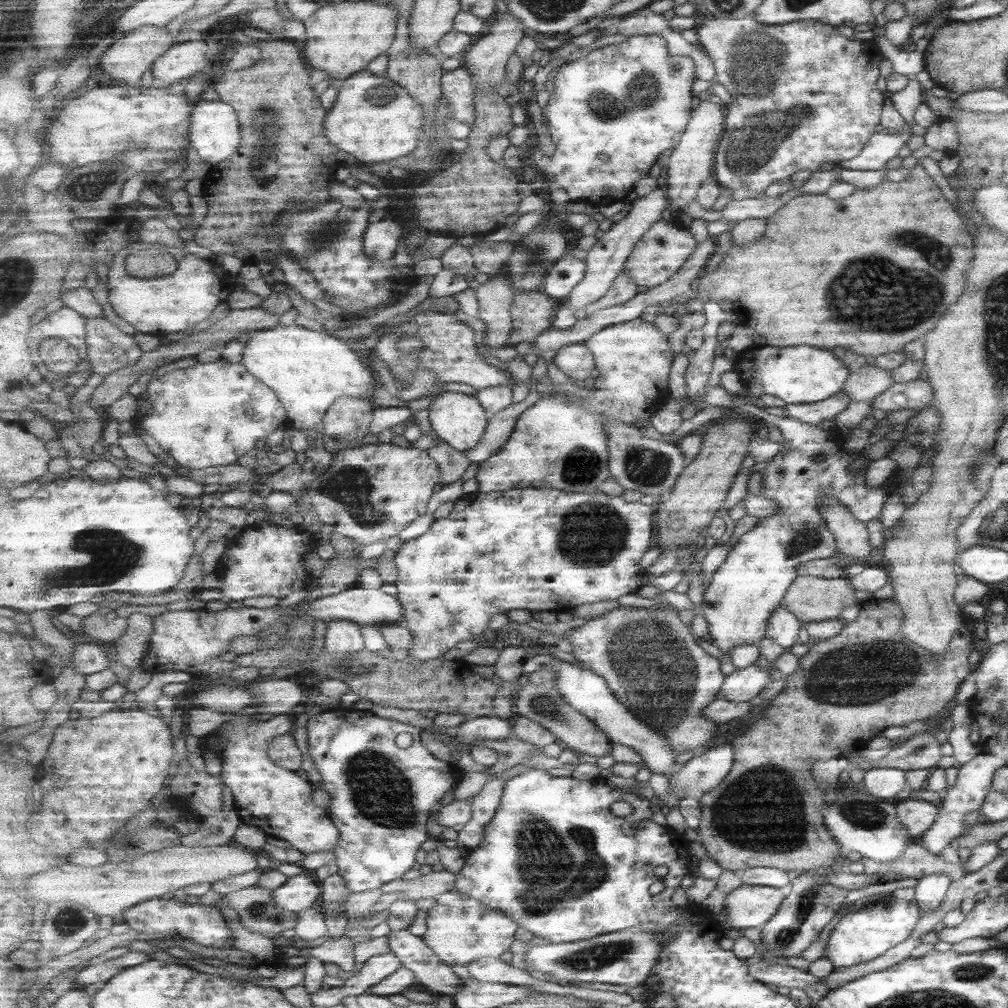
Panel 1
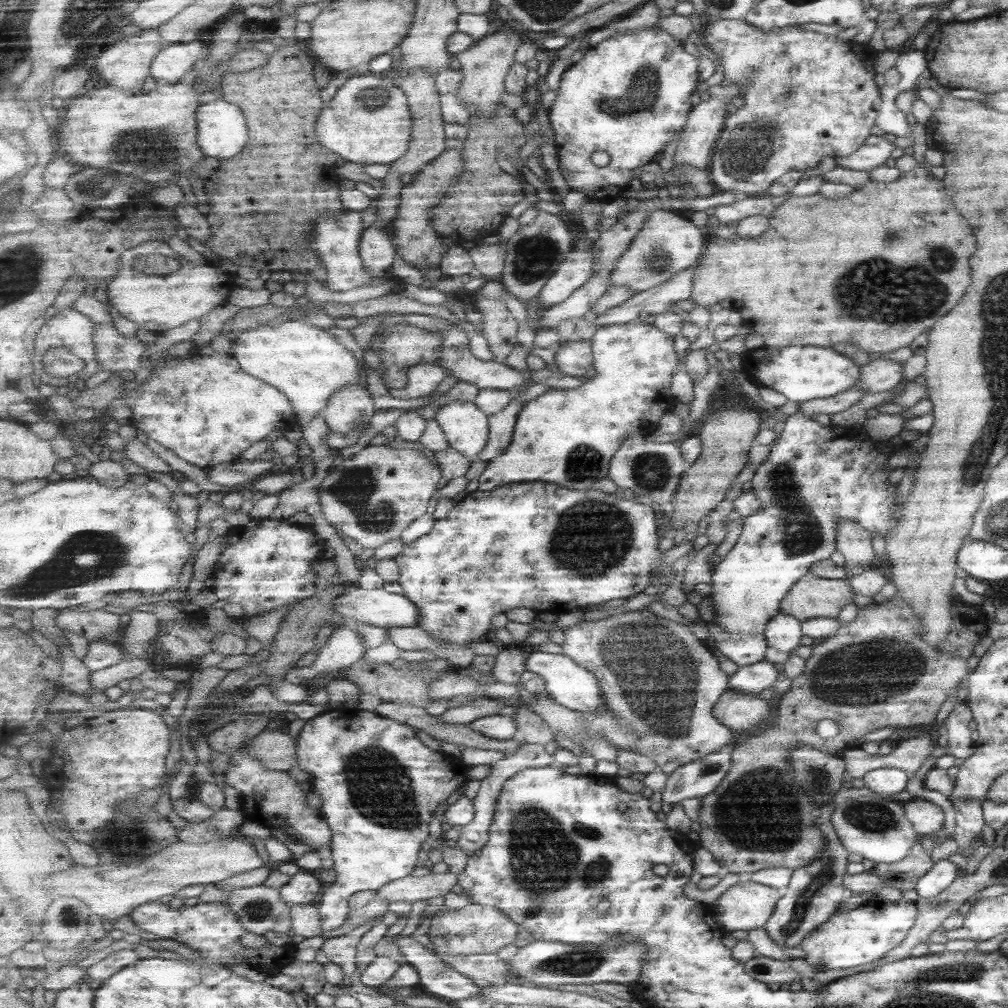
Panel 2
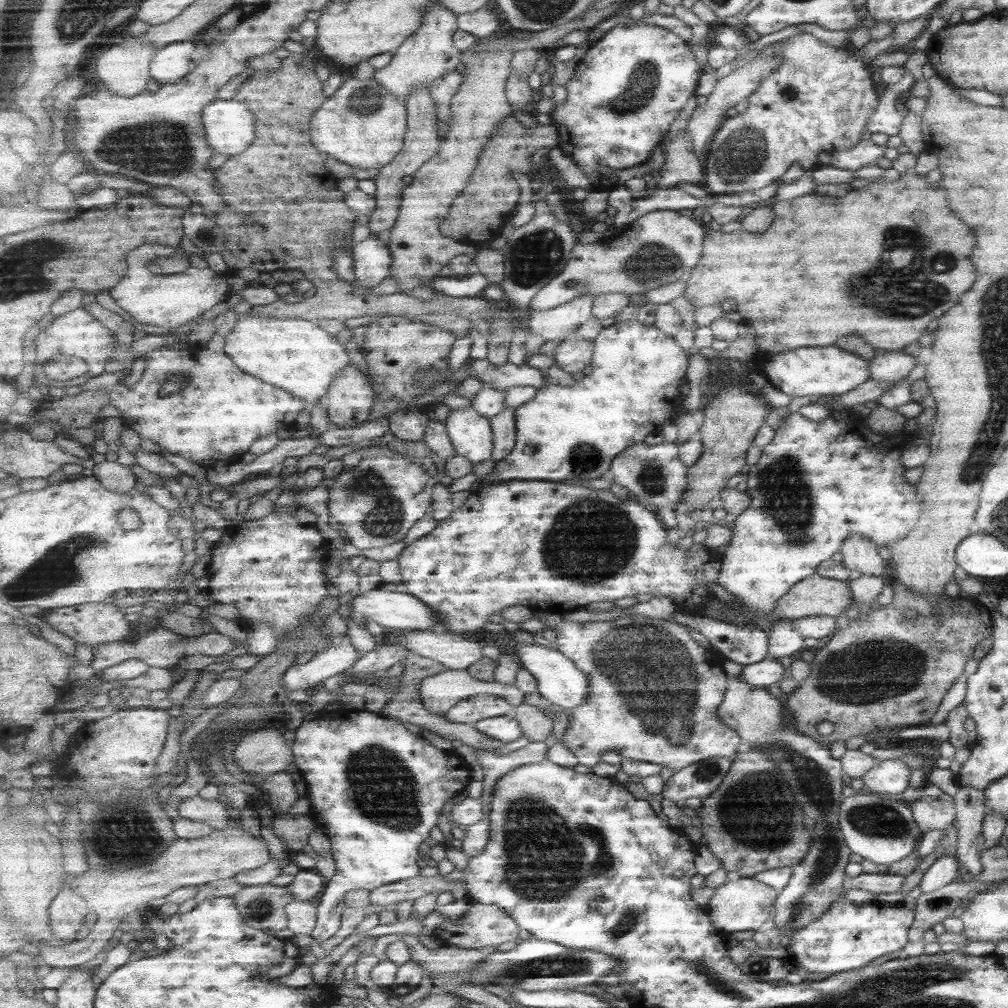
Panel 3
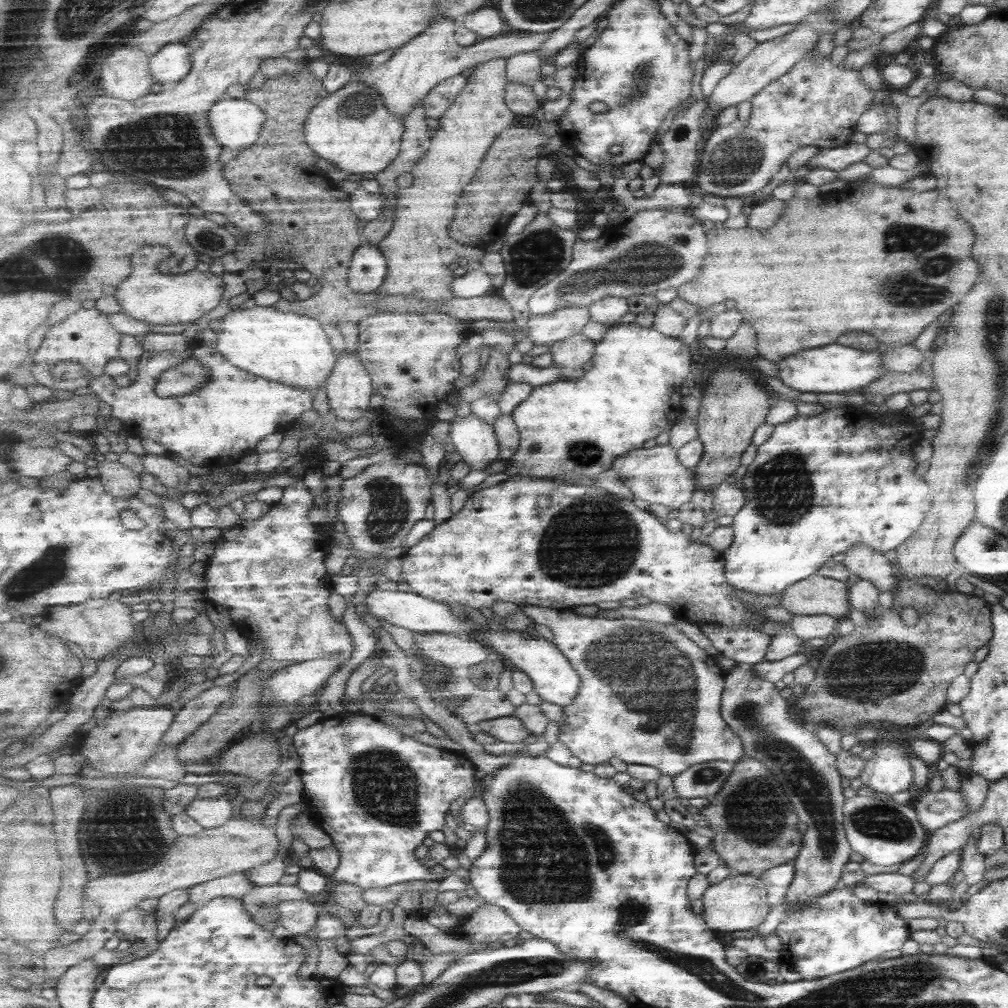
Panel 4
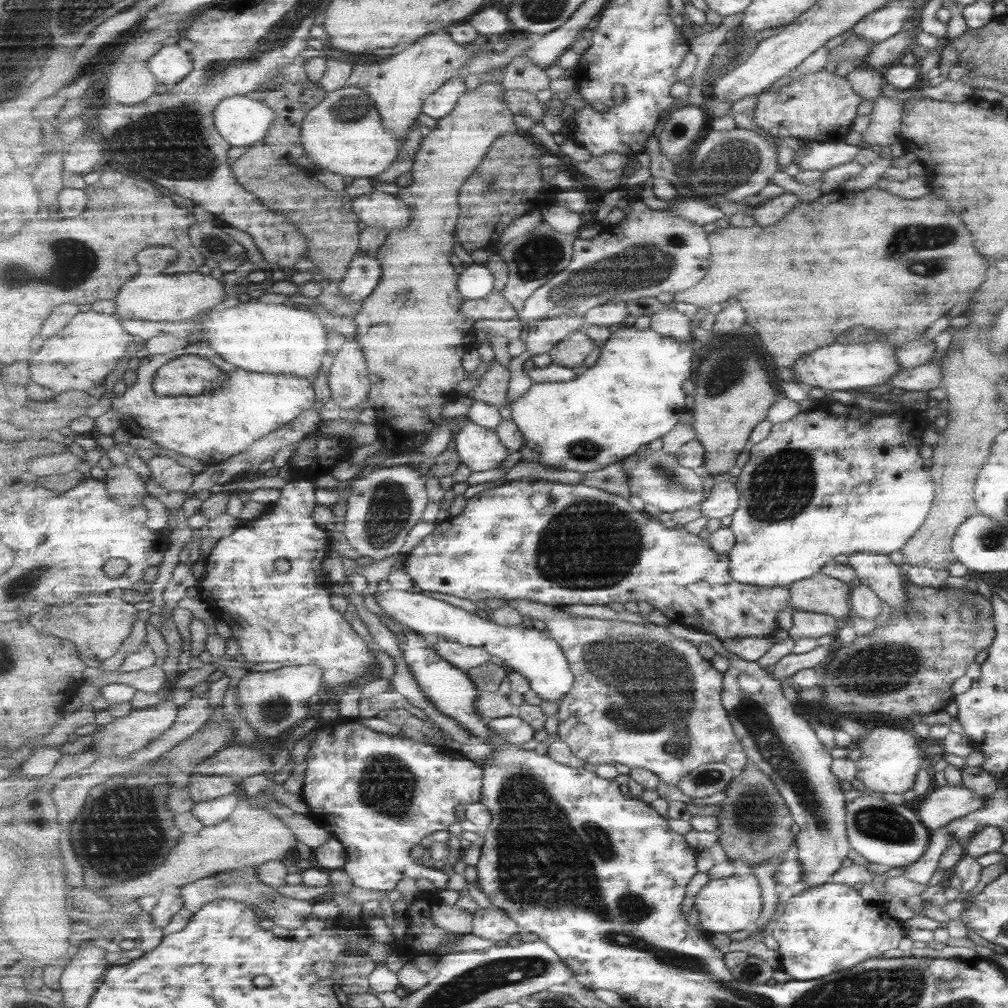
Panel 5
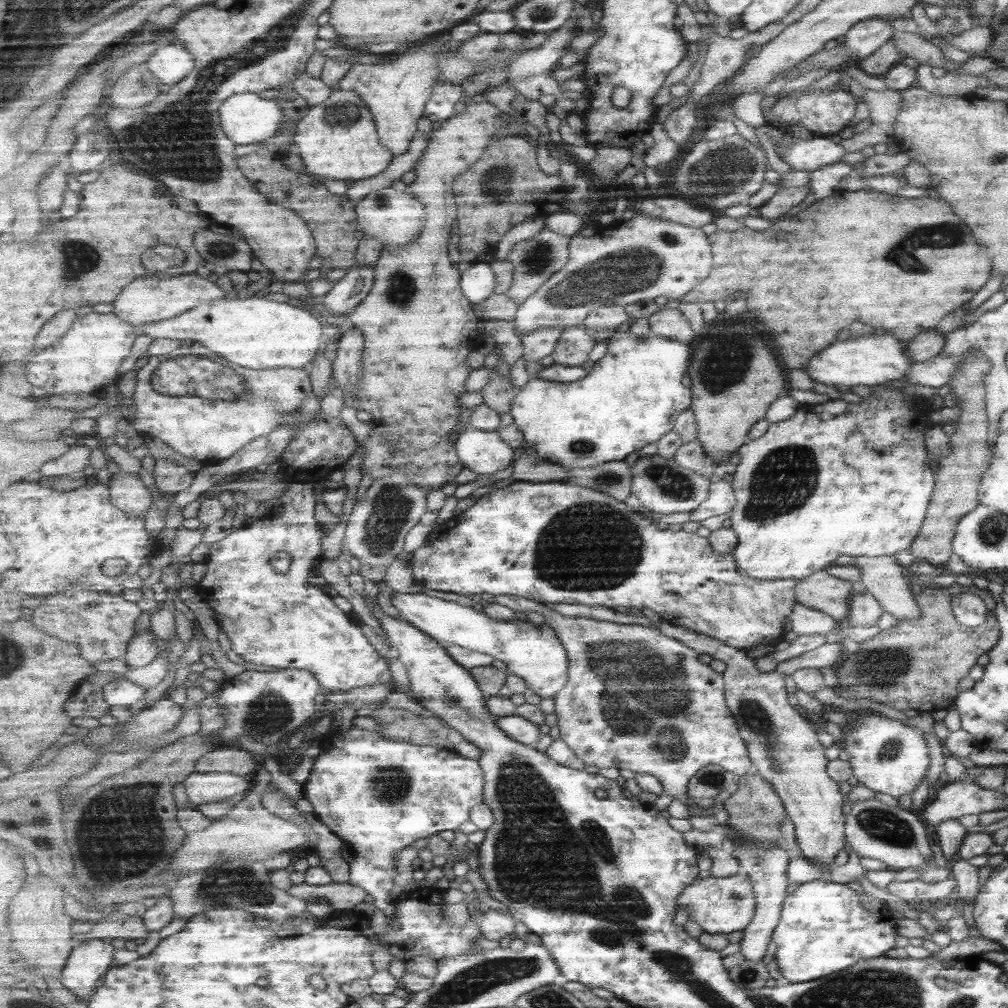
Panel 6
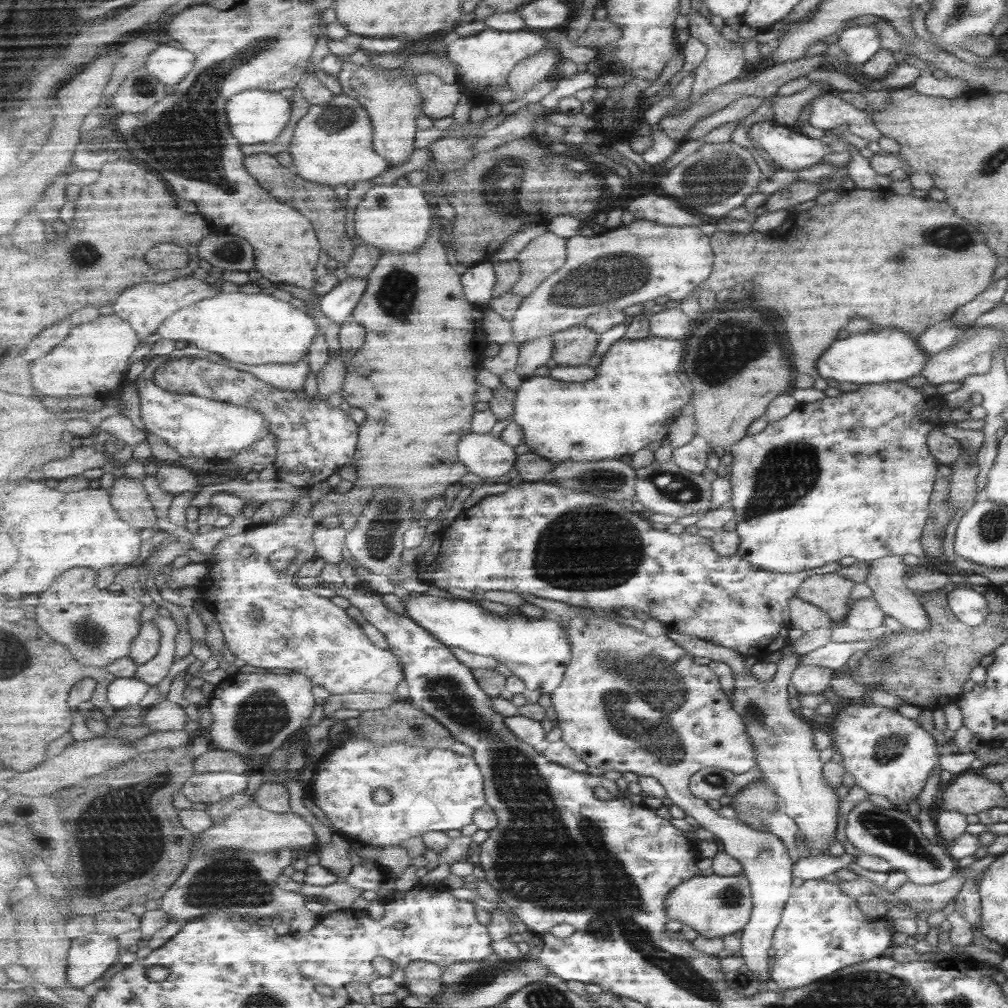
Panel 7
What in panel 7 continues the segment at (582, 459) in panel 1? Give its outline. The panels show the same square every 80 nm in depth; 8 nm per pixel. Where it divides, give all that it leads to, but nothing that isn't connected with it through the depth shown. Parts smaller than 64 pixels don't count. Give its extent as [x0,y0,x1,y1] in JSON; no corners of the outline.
[512,335,692,464]

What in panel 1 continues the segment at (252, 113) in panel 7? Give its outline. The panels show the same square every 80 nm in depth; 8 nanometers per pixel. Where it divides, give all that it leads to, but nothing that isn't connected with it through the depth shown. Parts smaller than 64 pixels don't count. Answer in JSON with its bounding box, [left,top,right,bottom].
[190,101,242,165]

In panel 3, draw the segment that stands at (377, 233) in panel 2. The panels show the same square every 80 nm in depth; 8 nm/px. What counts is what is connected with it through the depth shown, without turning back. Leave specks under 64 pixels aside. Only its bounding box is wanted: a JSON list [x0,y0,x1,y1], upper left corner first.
[352,233,393,288]

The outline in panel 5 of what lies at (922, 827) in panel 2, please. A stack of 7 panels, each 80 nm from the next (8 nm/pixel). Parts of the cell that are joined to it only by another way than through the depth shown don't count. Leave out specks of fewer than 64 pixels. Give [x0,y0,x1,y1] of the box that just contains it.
[917,784,984,830]

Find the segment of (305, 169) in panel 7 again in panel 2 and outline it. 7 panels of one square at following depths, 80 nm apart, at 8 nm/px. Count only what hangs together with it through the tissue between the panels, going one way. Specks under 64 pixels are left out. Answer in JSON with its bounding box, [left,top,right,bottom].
[317,73,414,164]

